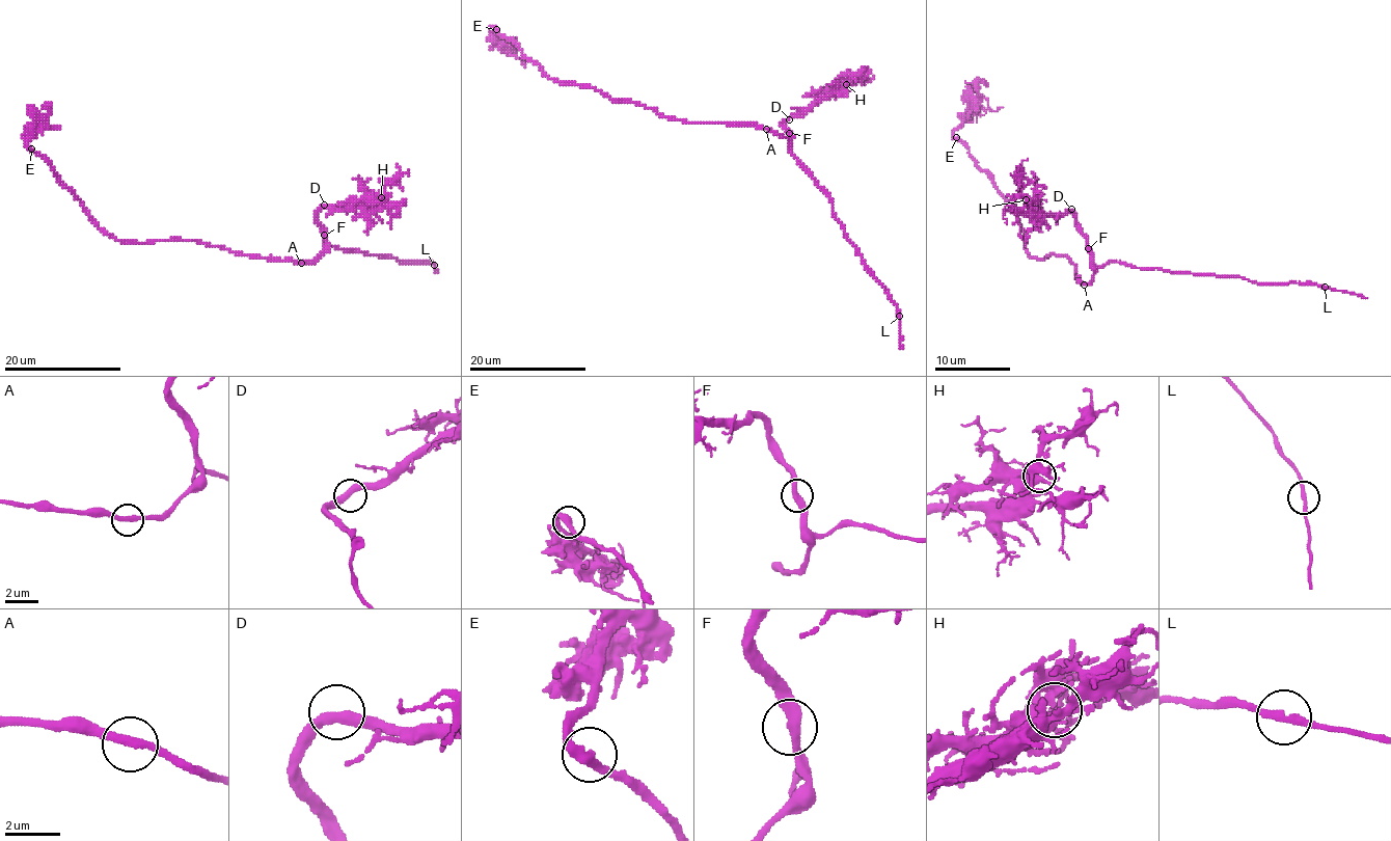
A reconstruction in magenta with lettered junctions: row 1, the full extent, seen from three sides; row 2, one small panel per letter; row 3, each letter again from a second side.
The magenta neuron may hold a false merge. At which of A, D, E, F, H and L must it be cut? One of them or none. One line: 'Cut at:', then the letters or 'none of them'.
Cut at: none of them

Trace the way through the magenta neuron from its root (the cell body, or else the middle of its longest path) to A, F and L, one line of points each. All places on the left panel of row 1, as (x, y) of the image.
A: (235, 252), (301, 263)
F: (235, 252), (312, 262), (326, 247), (324, 235)
L: (235, 252), (312, 262), (327, 245), (331, 245), (341, 249), (390, 255), (398, 262), (431, 262), (434, 265)

